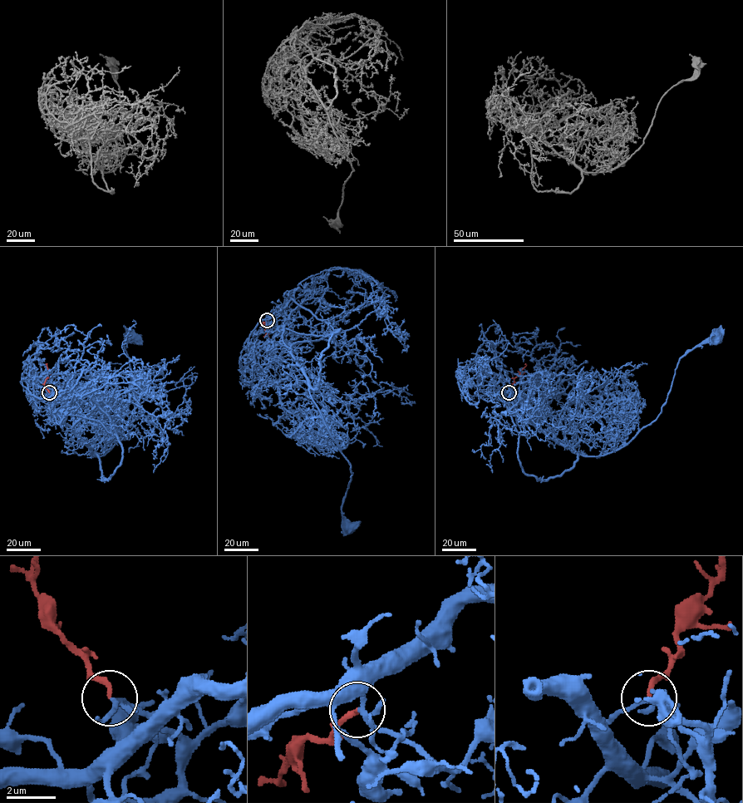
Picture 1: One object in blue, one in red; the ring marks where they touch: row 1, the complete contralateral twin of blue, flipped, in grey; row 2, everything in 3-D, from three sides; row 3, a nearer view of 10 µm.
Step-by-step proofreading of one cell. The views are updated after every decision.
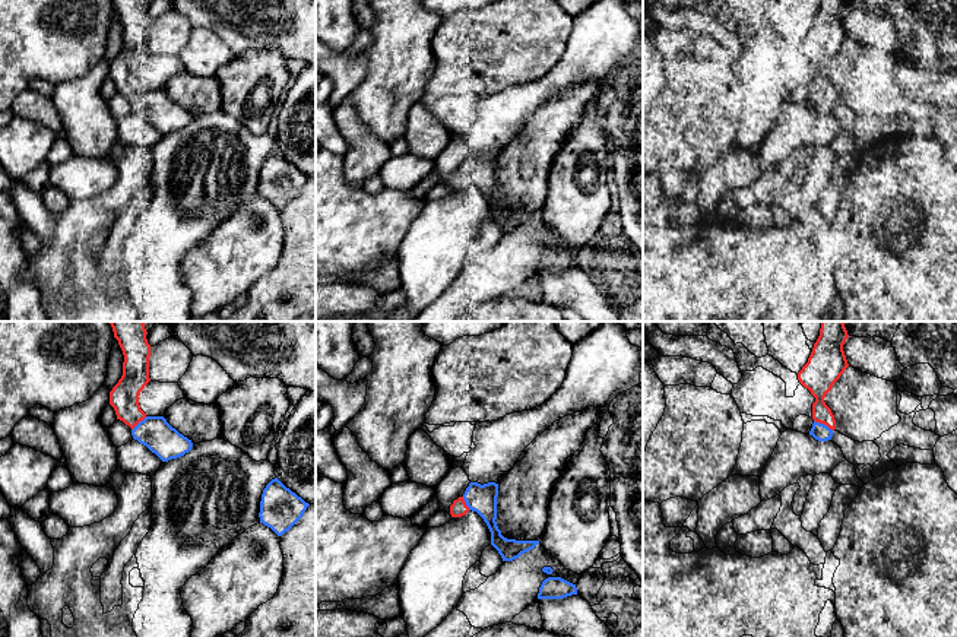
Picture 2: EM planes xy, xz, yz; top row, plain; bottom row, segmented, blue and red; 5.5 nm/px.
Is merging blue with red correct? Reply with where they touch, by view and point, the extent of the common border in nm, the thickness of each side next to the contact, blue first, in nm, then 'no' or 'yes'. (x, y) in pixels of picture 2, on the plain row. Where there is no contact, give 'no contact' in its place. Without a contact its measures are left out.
yz (823, 97) | 130 nm | 90/170 nm | yes

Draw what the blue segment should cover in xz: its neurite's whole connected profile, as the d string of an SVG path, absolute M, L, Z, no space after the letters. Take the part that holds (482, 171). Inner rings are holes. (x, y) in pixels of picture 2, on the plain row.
M470 155L465 167L453 174L450 178L451 190L462 190L469 183L476 184L487 196L491 205L491 218L498 224L503 234L513 234L522 226L533 222L539 213L516 213L507 212L501 207L497 199L497 169L498 156L478 156Z

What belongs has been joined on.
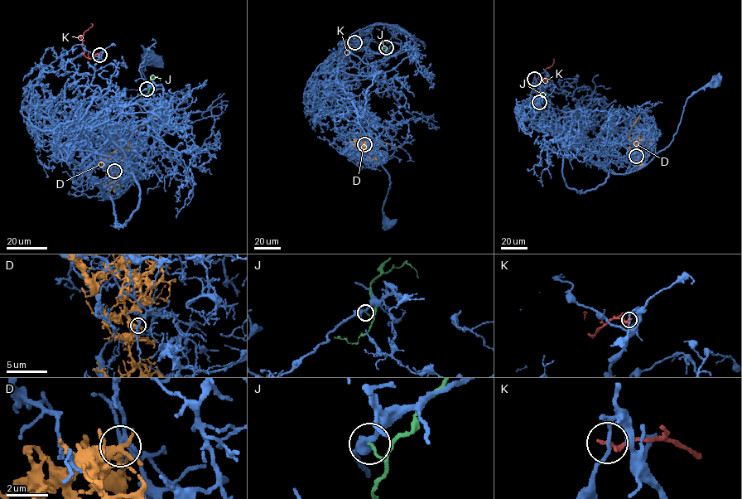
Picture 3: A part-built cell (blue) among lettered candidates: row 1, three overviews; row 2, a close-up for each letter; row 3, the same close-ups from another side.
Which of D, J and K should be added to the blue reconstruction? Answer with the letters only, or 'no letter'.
no letter

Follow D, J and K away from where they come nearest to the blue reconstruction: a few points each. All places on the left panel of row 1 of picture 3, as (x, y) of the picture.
D: (113, 171), (110, 162), (111, 154), (127, 147), (139, 126), (169, 109)
J: (147, 89), (149, 89), (150, 79), (157, 77), (160, 80)
K: (99, 55), (89, 58), (84, 55), (80, 37), (92, 26), (90, 23)

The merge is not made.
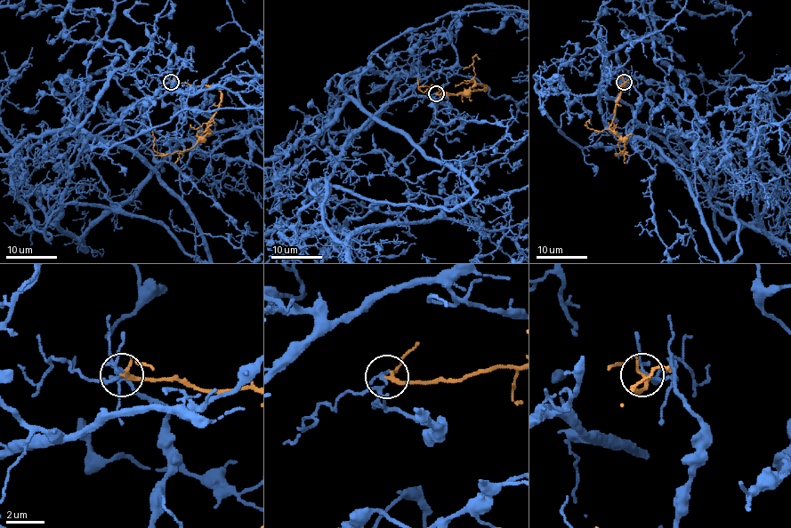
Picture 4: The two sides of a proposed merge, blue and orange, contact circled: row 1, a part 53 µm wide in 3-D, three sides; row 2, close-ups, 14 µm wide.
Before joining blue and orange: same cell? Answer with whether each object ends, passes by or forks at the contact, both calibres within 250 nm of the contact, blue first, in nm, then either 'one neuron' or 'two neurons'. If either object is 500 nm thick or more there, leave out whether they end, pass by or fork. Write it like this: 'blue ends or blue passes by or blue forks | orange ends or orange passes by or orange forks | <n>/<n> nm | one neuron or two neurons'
blue forks | orange passes by | 120/170 nm | two neurons

